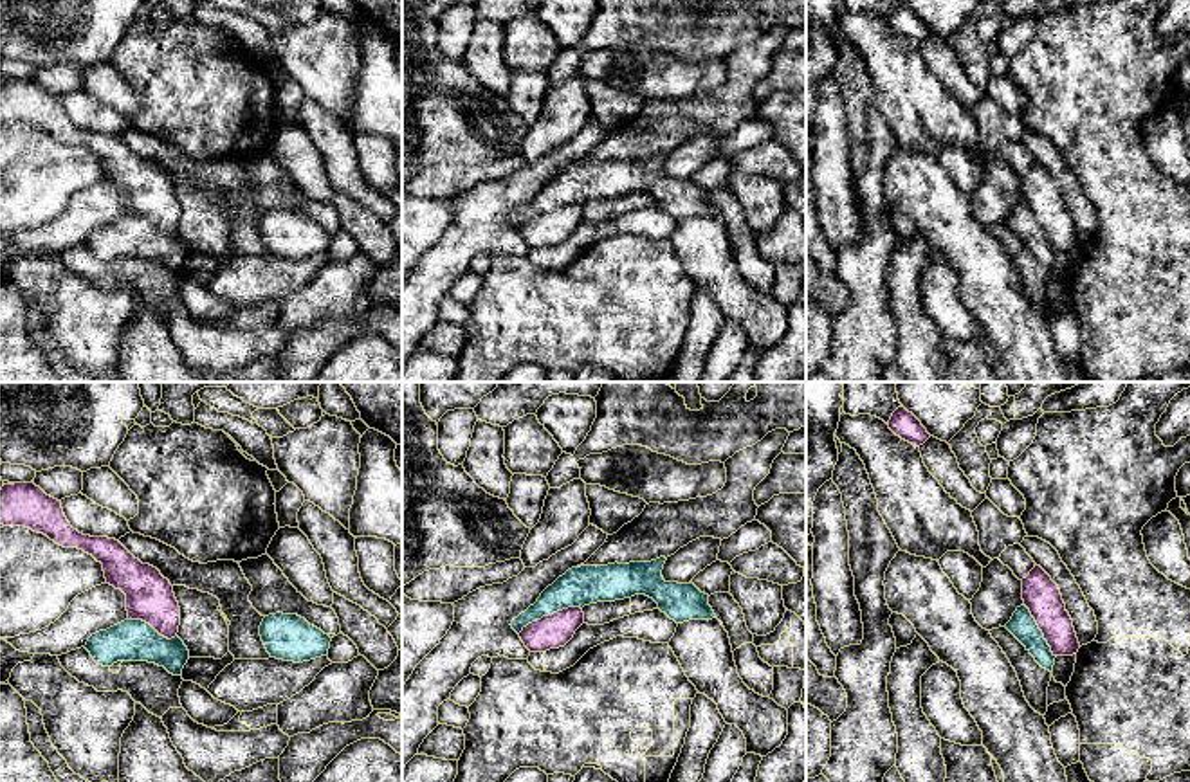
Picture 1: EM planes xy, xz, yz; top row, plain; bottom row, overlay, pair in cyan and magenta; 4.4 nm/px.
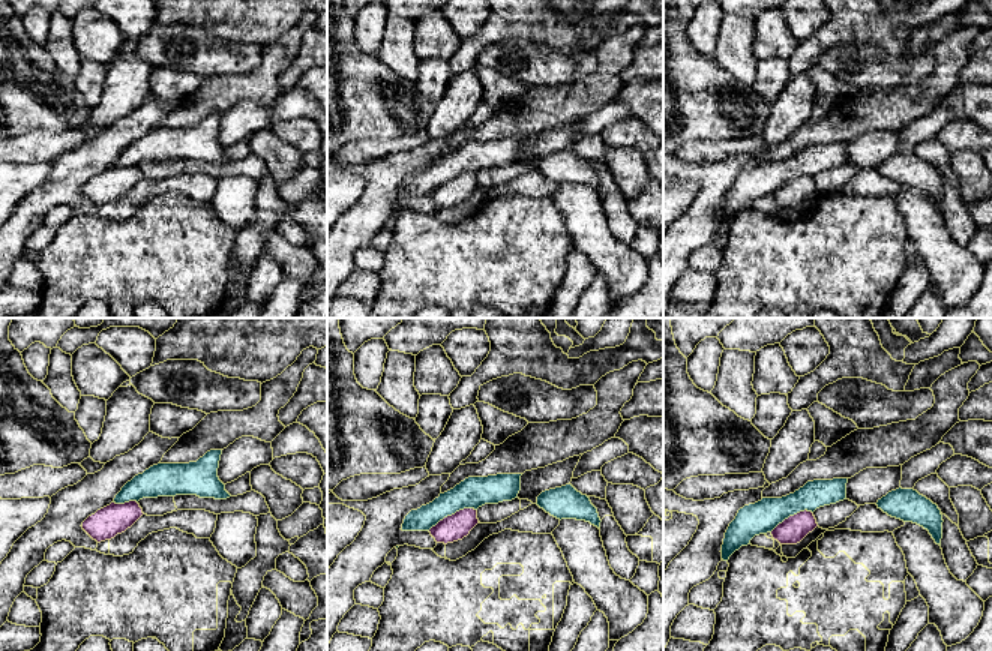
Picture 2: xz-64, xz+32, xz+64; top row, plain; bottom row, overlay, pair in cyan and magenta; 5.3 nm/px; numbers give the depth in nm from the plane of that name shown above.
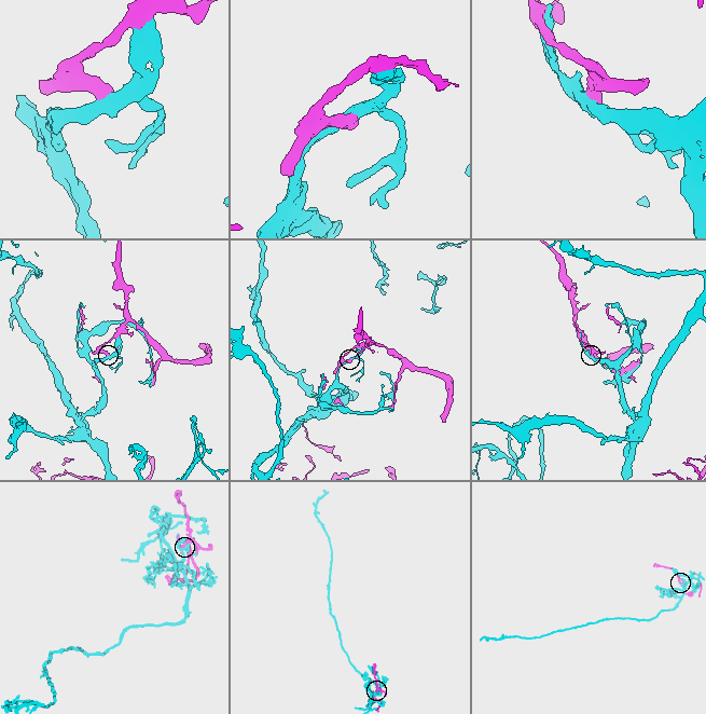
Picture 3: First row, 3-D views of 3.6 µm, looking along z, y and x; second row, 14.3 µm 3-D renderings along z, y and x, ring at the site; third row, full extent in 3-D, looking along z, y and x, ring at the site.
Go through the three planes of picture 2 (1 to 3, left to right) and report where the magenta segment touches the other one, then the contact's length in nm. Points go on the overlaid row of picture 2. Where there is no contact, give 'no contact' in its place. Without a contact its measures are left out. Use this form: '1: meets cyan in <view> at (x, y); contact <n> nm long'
1: meets cyan in xz-64 at (125, 501); contact 140 nm long
2: meets cyan in xz+32 at (452, 513); contact 280 nm long
3: meets cyan in xz+64 at (791, 515); contact 260 nm long

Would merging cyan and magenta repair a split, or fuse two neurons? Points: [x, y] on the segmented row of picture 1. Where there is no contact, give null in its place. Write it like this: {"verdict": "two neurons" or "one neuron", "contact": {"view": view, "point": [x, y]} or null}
{"verdict": "two neurons", "contact": {"view": "xz", "point": [549, 613]}}

